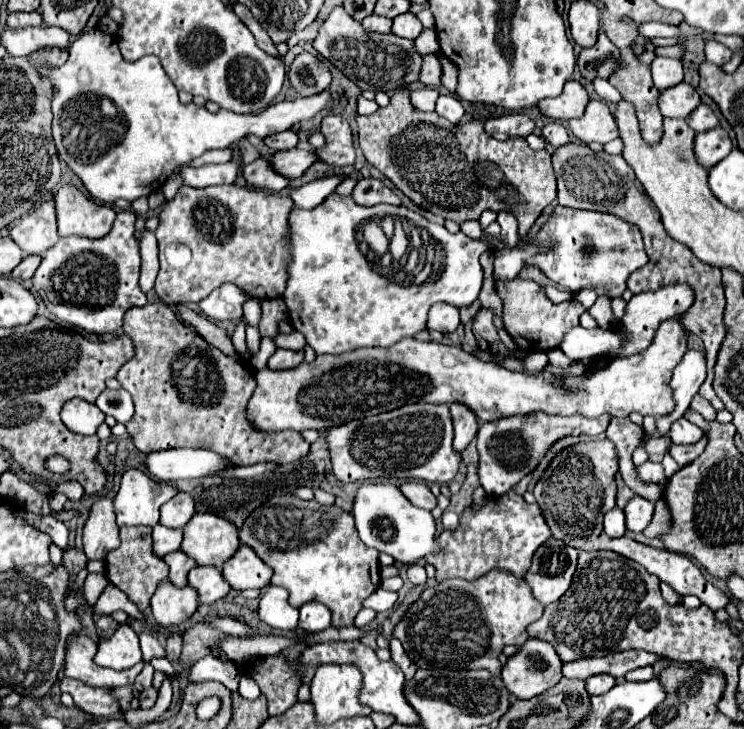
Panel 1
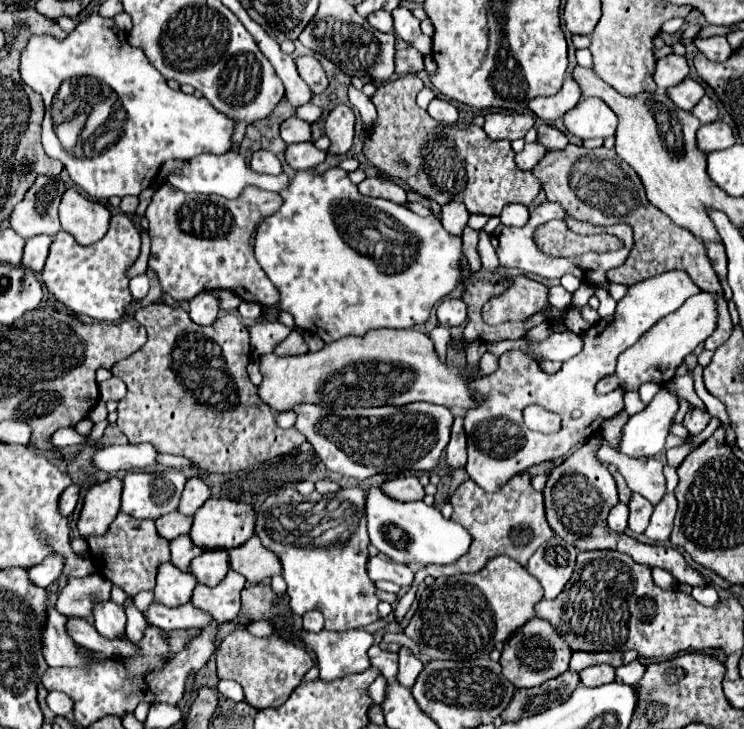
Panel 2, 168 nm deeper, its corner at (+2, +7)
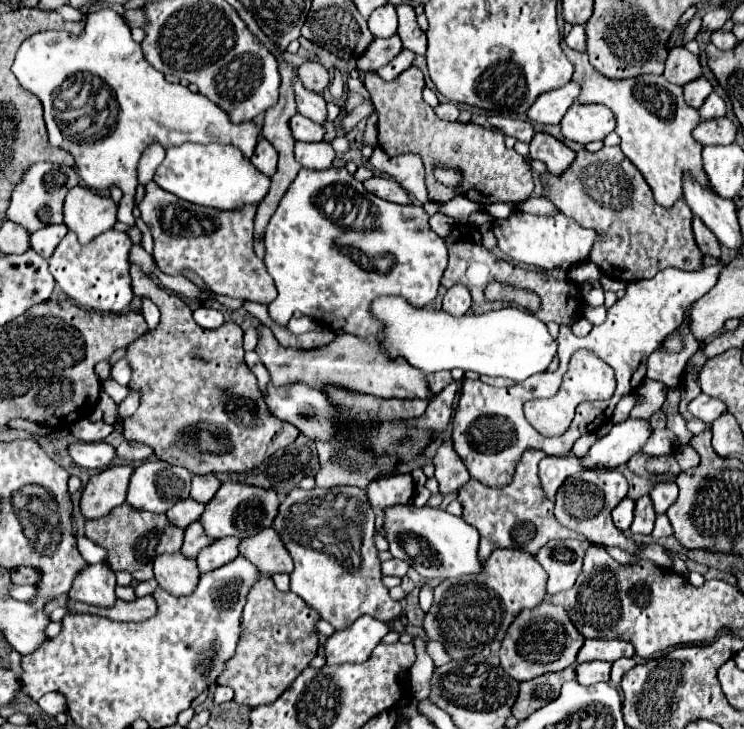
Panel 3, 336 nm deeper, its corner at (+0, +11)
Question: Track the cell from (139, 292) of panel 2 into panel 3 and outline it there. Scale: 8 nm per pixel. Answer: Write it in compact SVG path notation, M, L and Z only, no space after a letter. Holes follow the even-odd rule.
M143 298L143 306L141 306L141 312L147 320L147 326L149 330L153 330L157 324L159 324L159 308L149 300L149 298Z

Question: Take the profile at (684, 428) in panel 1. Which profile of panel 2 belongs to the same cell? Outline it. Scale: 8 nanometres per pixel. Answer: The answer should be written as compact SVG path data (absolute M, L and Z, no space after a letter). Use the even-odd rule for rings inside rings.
M693 408L693 410L687 412L687 416L685 416L685 420L683 420L681 424L689 430L691 436L695 436L695 434L703 432L703 428L705 428L707 422L709 422L709 418L711 418L711 416L709 416L707 412L701 412L701 410Z

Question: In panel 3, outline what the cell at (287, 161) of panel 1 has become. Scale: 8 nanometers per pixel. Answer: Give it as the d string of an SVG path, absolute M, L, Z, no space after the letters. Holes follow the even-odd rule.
M297 142L295 144L295 160L305 168L325 170L331 166L333 158L335 158L335 150L327 142L315 142L315 144Z

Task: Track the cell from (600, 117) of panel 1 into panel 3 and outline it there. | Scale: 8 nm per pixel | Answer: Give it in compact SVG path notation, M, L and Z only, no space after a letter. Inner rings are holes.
M575 102L561 120L561 134L567 140L589 144L603 140L615 128L613 112L607 106L599 104L579 104Z

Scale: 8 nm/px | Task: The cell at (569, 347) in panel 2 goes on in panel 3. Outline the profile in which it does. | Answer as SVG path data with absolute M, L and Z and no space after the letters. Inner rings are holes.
M383 296L373 300L371 314L375 320L383 324L381 334L377 334L379 348L389 360L403 358L413 368L421 368L425 374L435 374L441 370L461 368L463 372L477 372L479 376L501 376L515 382L527 380L531 374L547 370L549 362L557 354L557 340L551 338L547 326L529 310L519 310L515 306L507 306L501 310L491 310L483 314L467 312L463 316L451 316L443 310L431 308L415 308L401 296Z

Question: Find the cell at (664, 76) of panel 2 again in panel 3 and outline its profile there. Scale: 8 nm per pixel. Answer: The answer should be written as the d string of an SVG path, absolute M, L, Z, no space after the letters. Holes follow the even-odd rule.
M673 48L669 52L669 58L665 62L665 74L671 84L685 86L687 82L693 82L701 76L701 62L697 56L693 56L685 48Z

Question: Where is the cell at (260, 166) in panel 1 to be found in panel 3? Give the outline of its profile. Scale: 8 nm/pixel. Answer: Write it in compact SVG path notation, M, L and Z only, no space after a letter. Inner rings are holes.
M261 140L255 148L255 154L253 154L251 162L265 176L273 176L275 170L277 170L277 150L267 140Z

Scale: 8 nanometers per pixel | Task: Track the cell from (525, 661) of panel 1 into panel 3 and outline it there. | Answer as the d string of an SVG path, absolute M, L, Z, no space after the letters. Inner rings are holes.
M543 600L533 610L523 610L513 624L509 626L501 648L499 648L499 660L507 674L511 674L515 680L531 680L547 672L559 672L571 666L577 658L577 652L581 650L585 638L583 634L571 624L571 618L567 616L565 608L551 604L549 600Z

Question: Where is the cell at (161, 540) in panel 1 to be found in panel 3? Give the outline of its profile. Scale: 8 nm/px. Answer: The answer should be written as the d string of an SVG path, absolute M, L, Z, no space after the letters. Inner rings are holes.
M187 498L187 500L179 502L179 504L175 504L175 506L167 512L167 518L169 518L175 526L179 526L179 528L187 528L191 522L195 522L195 520L201 518L203 510L205 510L205 504L199 504L199 502L195 502L195 500Z

